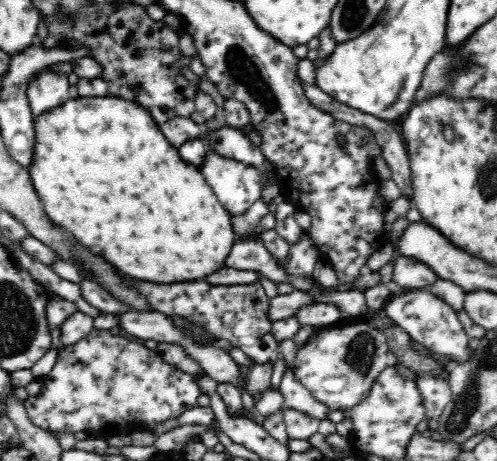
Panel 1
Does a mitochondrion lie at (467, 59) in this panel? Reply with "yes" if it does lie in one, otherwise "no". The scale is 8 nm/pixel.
yes

